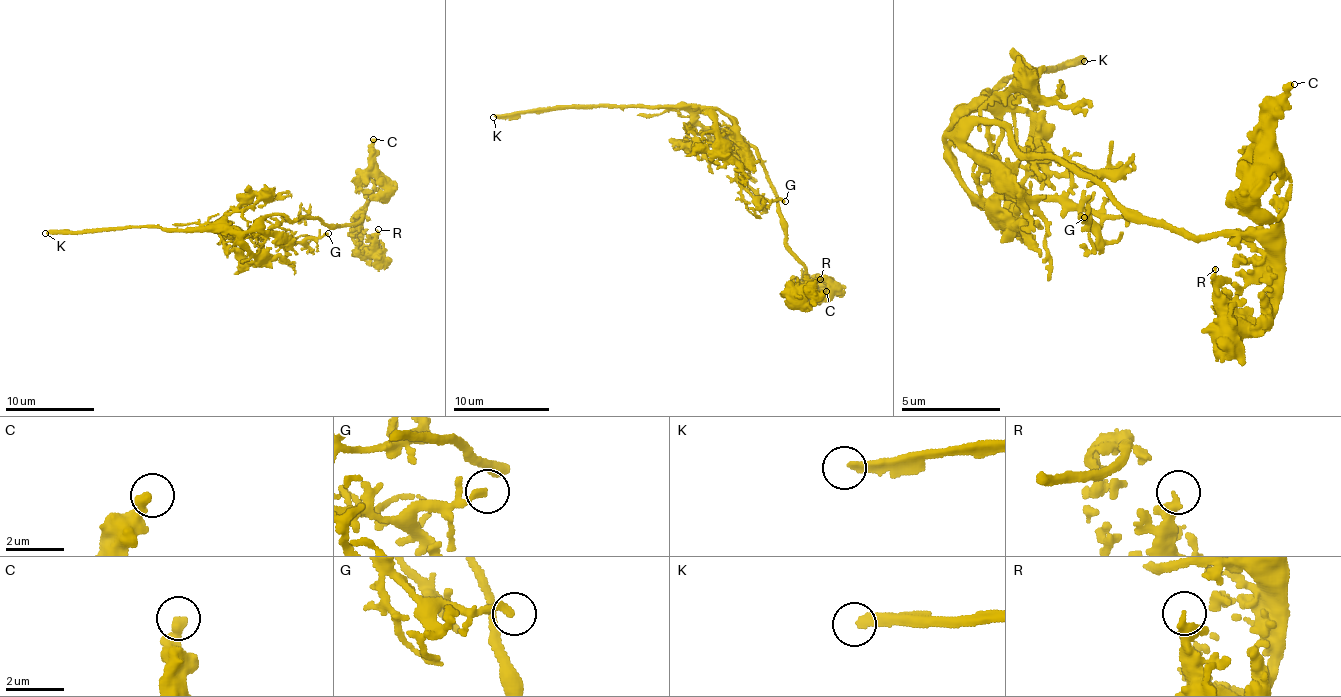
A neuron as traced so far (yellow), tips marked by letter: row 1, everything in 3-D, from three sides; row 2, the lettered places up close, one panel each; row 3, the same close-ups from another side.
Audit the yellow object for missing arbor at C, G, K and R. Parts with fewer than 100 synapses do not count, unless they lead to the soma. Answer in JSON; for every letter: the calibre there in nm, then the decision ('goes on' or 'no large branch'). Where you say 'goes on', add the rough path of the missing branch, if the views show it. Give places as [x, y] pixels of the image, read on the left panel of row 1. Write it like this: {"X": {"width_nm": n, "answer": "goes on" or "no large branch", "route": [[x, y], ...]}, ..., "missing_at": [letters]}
{"C": {"width_nm": 400, "answer": "no large branch"}, "G": {"width_nm": 150, "answer": "no large branch"}, "K": {"width_nm": 300, "answer": "goes on"}, "R": {"width_nm": 200, "answer": "no large branch"}, "missing_at": ["K"]}

